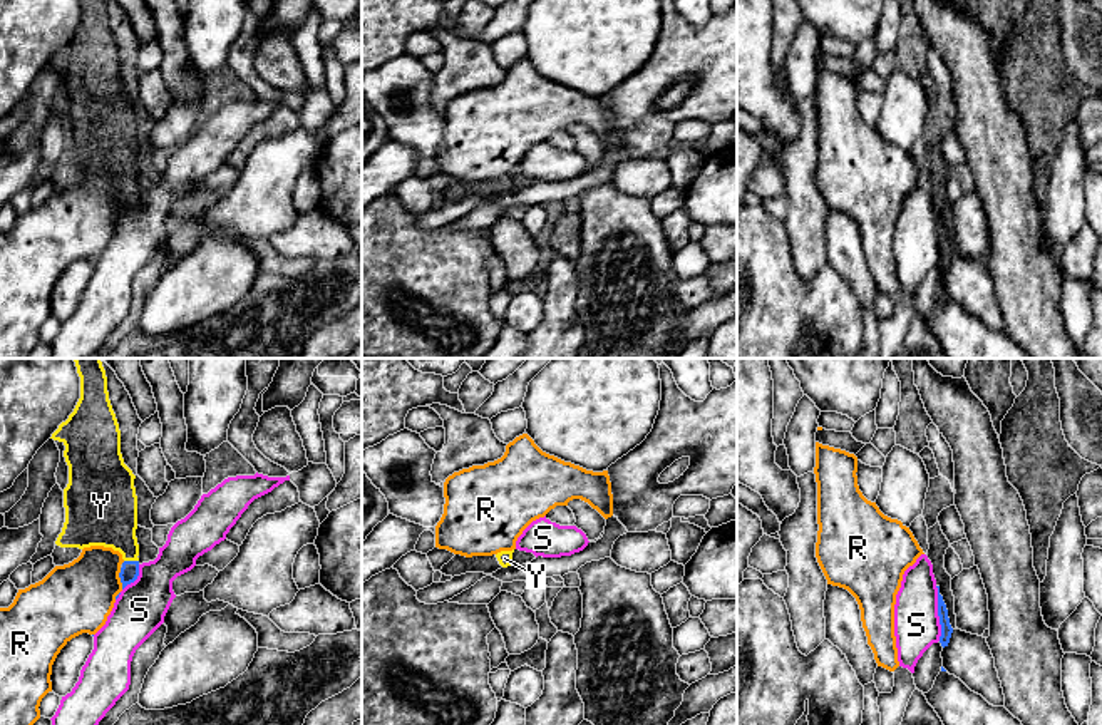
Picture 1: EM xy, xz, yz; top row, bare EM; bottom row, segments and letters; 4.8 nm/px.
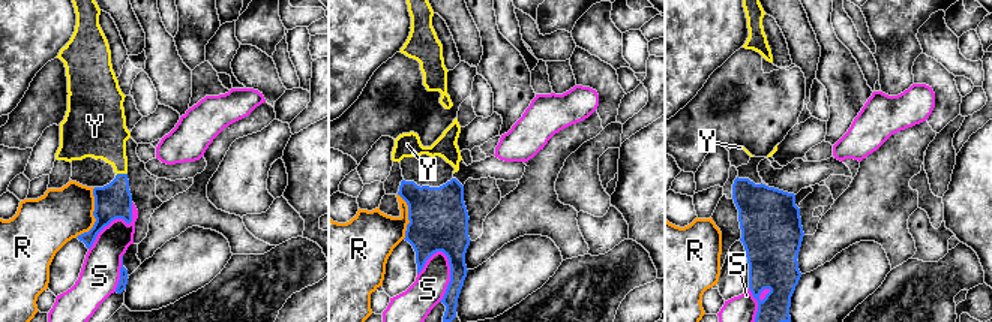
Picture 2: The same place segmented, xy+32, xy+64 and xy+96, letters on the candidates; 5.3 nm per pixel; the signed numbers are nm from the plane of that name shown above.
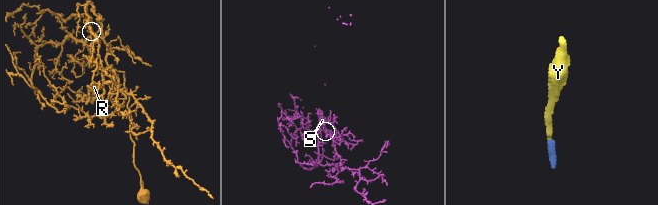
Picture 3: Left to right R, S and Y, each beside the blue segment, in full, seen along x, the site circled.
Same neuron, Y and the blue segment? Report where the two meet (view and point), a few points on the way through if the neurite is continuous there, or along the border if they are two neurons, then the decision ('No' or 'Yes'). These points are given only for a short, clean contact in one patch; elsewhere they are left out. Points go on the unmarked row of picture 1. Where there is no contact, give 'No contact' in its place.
Touches blue at xy (131, 186). Path across: xy (129, 196), (131, 186), (129, 173), (106, 141). Yes

